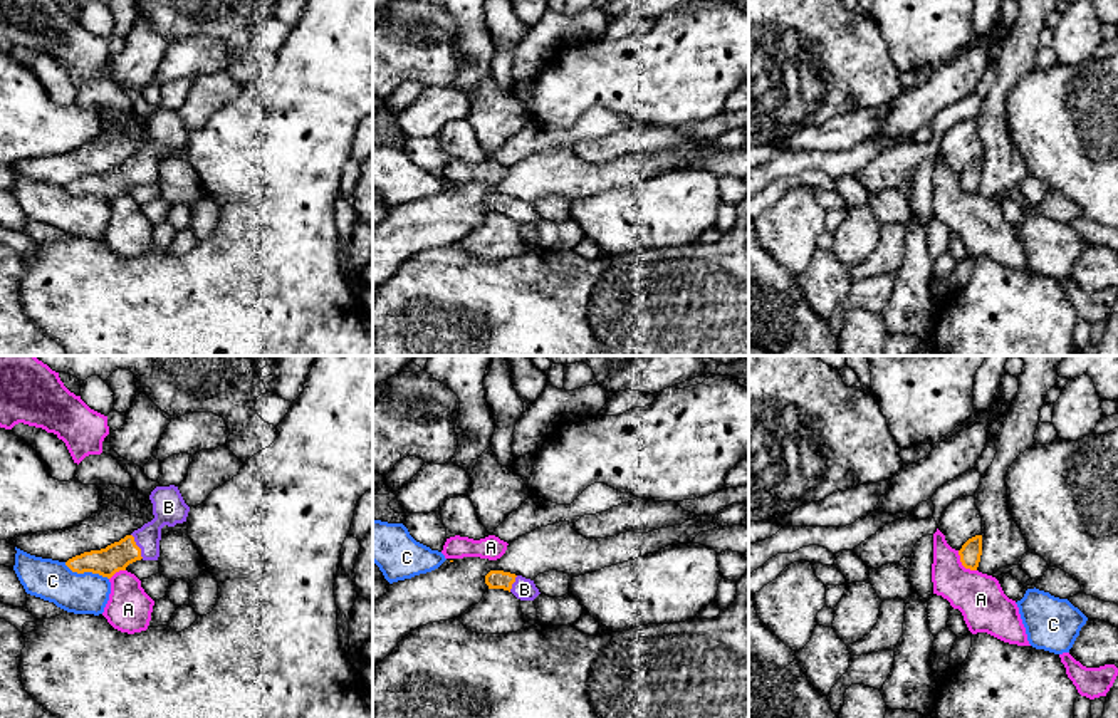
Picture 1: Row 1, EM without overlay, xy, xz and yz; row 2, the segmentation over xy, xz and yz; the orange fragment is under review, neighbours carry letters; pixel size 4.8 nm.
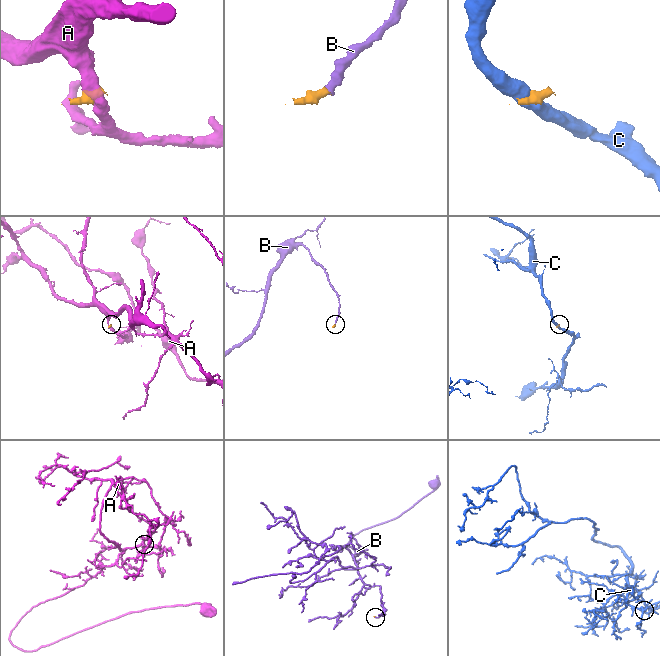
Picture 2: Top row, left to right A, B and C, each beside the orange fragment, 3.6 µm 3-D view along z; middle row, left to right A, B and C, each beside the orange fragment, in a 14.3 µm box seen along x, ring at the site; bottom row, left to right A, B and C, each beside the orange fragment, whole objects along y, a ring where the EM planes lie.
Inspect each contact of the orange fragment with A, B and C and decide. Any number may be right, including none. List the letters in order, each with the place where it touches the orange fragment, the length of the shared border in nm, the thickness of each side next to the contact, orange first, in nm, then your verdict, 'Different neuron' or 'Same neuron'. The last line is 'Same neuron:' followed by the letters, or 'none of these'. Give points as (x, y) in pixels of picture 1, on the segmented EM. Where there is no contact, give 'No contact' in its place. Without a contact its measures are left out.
A: Touches orange at yz (962, 564). Shared border 140 nm. Thickness 100 nm (orange) against 220 nm. Different neuron
B: Touches orange at xy (136, 546). Shared border 130 nm. Thickness 140 nm (orange) against 160 nm. Same neuron
C: Touches orange at xy (86, 571). Shared border 240 nm. Thickness 140 nm (orange) against 200 nm. Different neuron
Same neuron: B

